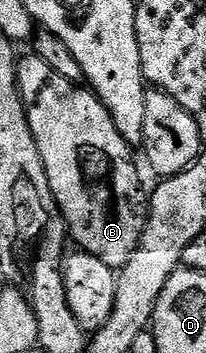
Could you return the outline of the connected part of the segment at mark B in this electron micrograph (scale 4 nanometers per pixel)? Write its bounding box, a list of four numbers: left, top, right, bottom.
[18,52,148,272]

